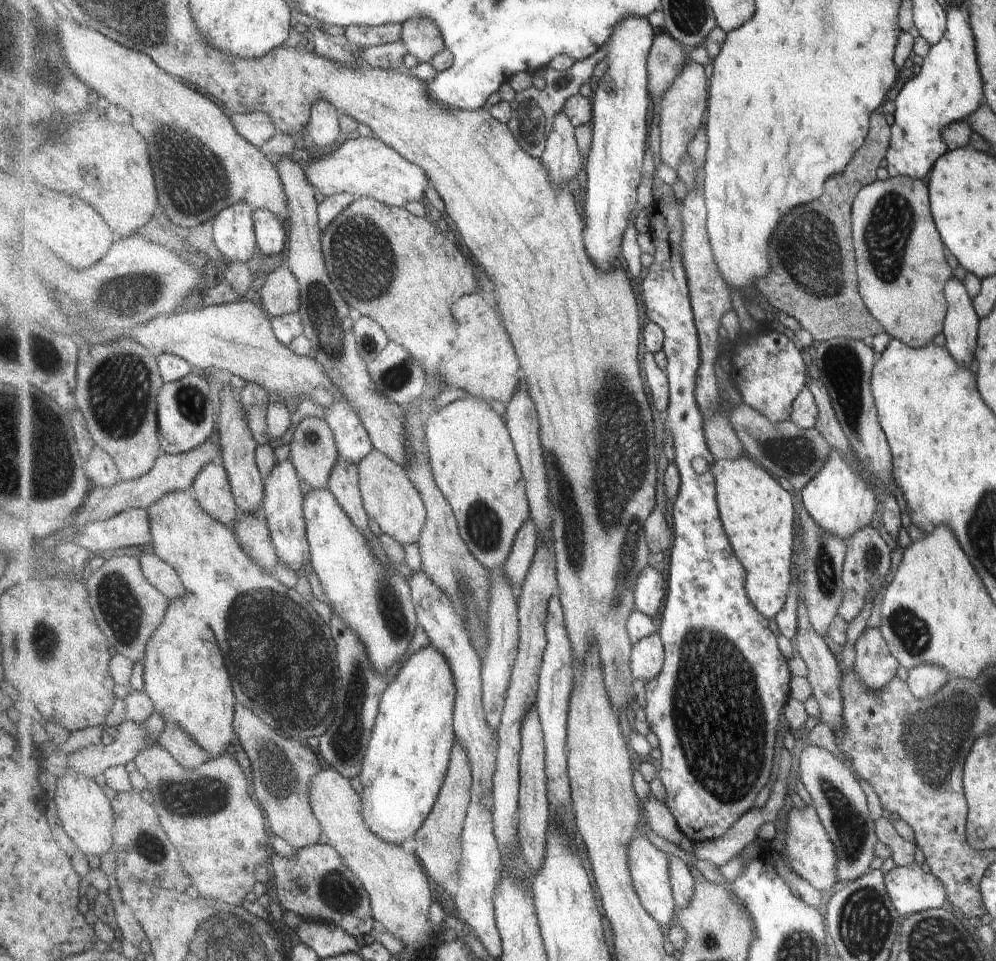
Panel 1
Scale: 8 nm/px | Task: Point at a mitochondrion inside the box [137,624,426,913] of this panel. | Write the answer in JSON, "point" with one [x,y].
{"point":[345,743]}

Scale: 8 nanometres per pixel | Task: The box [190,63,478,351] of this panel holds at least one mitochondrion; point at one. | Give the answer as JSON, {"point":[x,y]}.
{"point":[364,259]}

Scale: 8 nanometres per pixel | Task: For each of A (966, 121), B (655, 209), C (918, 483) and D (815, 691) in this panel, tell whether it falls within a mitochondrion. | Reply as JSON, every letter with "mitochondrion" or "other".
{"A":"other","B":"other","C":"other","D":"other"}

